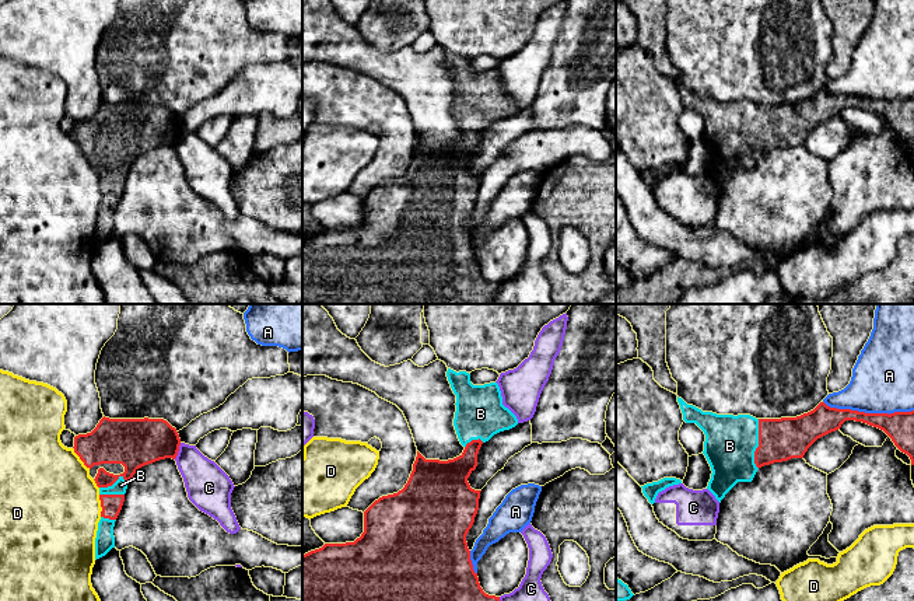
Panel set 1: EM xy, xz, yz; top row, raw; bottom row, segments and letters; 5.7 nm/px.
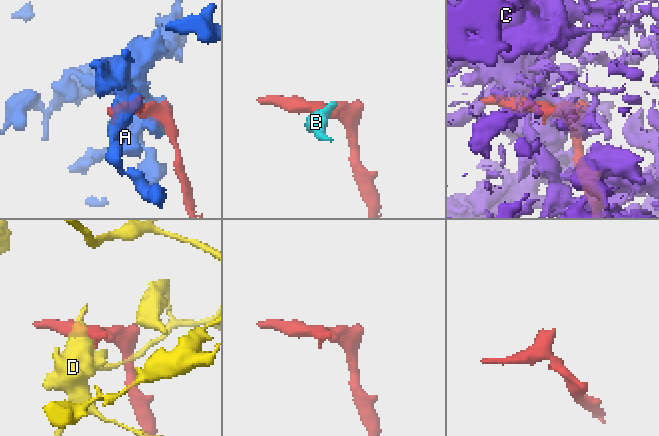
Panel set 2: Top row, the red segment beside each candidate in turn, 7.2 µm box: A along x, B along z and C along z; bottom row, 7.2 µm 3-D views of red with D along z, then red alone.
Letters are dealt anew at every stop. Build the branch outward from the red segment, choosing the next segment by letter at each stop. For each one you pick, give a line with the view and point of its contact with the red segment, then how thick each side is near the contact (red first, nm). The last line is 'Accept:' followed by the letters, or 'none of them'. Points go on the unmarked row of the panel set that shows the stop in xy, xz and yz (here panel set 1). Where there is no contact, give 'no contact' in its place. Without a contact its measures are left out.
B: yz (759, 130) | 240/300 nm
Accept: B

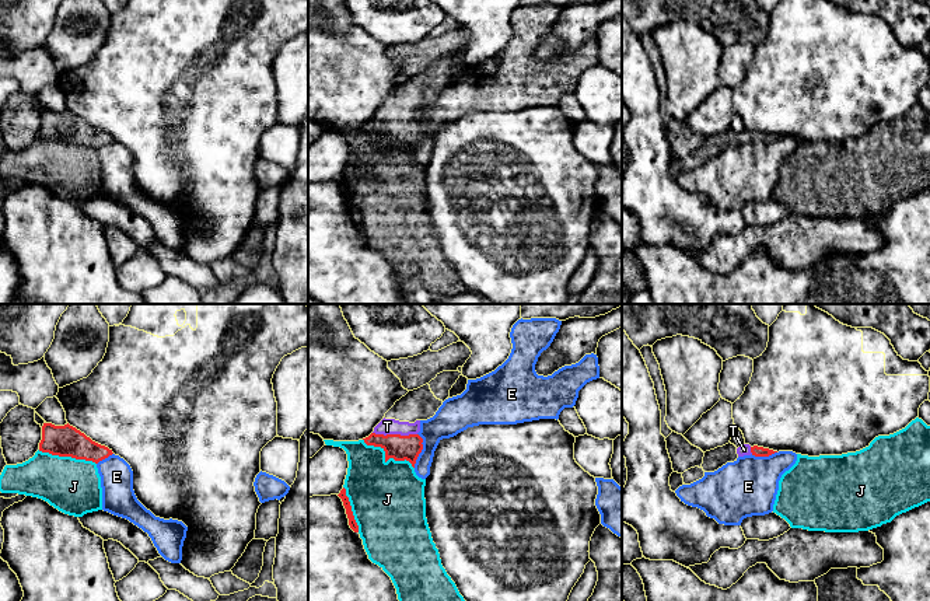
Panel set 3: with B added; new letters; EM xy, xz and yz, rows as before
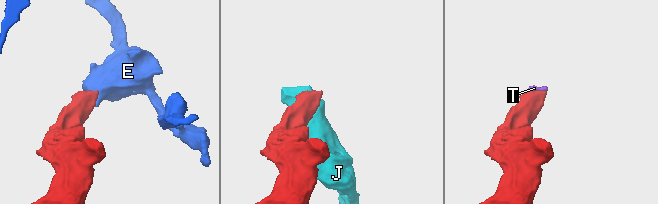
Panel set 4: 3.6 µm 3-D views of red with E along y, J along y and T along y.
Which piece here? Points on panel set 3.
T: xz (395, 121) | 140/100 nm
Accept: T

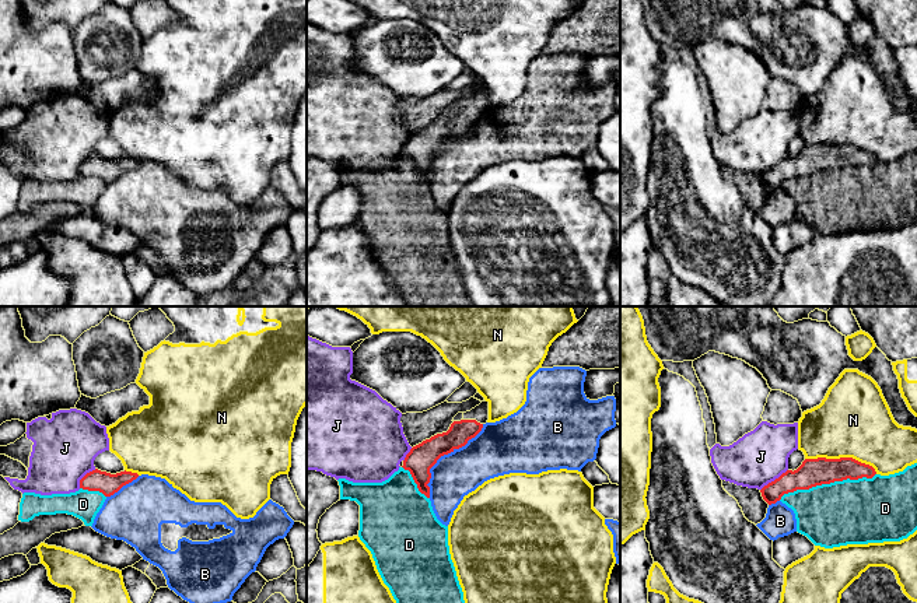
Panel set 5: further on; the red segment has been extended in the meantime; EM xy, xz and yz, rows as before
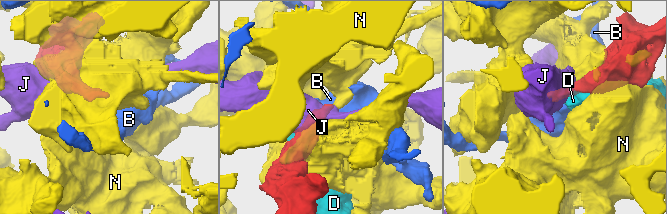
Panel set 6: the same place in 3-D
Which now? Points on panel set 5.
Accept: none of them

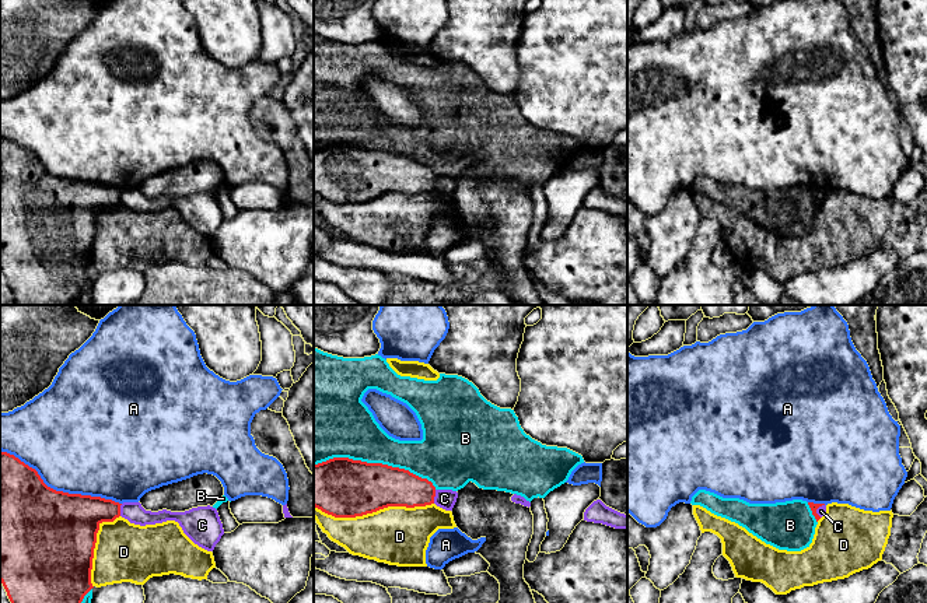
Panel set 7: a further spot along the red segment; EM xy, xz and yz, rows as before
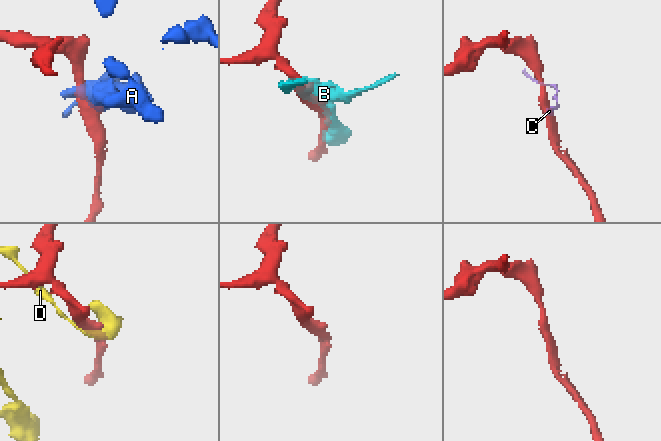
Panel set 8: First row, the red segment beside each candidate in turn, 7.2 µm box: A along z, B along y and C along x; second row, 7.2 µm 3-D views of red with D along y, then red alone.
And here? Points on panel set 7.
Accept: none of them

